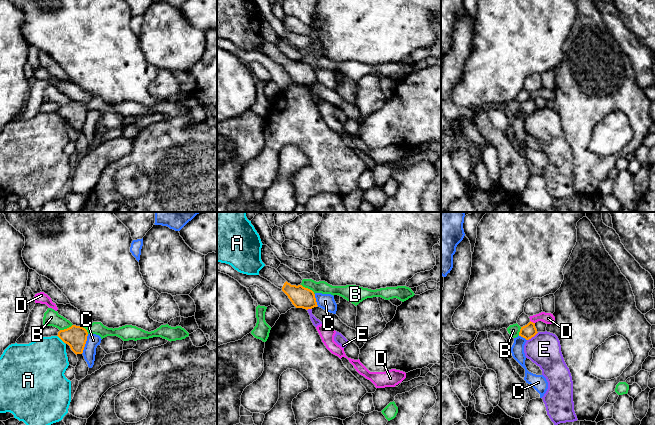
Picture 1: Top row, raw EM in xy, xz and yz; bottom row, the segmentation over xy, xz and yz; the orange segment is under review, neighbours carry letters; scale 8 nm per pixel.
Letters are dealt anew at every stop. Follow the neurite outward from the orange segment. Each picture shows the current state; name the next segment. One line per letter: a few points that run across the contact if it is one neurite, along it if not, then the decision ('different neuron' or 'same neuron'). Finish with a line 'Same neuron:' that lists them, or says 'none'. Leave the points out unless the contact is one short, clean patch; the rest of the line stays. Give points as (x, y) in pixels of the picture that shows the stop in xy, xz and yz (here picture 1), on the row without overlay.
A: line xy (57, 111), (64, 119); different neuron
B: line xz (301, 60), (309, 64), (314, 70); different neuron
C: different neuron
D: line yz (530, 96), (534, 99); different neuron
E: different neuron
Same neuron: none

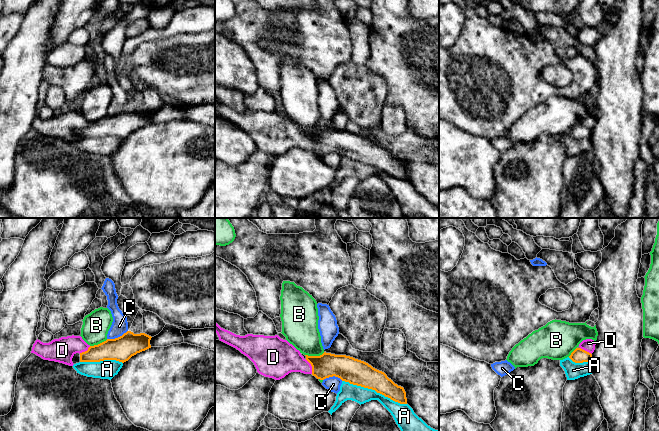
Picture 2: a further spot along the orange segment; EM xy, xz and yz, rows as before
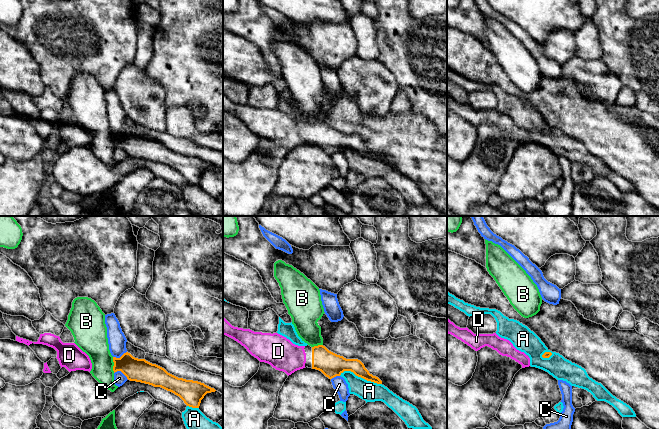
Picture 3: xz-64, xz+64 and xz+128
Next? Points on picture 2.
A: different neuron
B: different neuron
C: different neuron
D: line xz (327, 141), (311, 141), (300, 141), (281, 134); same neuron
Same neuron: D

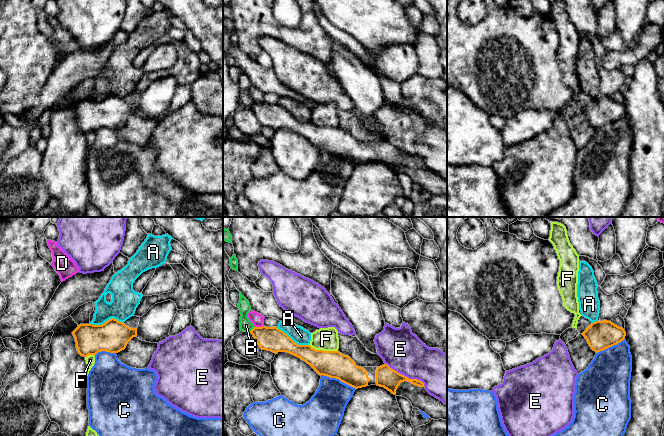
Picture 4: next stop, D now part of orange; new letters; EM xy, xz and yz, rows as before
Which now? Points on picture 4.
A: different neuron
B: line xz (254, 102), (249, 107); different neuron
C: different neuron
D: different neuron
E: different neuron
F: line xz (309, 120), (316, 125), (337, 127); different neuron
Same neuron: none

